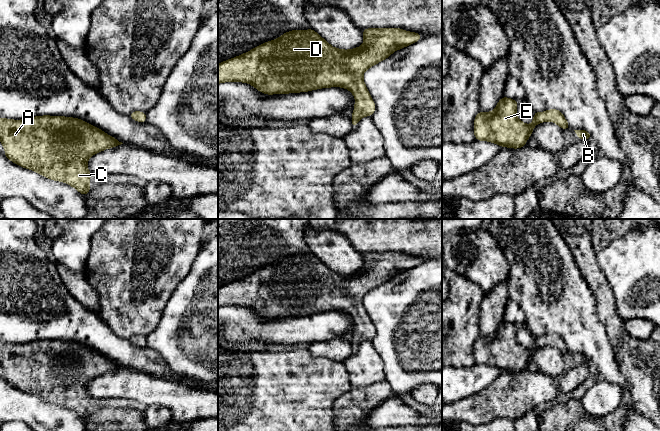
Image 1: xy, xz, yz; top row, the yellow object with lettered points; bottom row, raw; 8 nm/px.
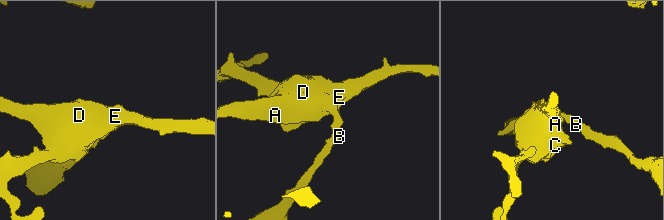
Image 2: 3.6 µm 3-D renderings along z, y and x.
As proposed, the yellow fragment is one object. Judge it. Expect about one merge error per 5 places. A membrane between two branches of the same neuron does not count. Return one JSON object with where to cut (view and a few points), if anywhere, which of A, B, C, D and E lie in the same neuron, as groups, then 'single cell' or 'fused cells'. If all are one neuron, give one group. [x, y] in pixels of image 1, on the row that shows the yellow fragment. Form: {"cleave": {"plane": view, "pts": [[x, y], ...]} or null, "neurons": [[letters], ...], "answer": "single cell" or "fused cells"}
{"cleave": null, "neurons": [["A", "B", "C", "D", "E"]], "answer": "single cell"}

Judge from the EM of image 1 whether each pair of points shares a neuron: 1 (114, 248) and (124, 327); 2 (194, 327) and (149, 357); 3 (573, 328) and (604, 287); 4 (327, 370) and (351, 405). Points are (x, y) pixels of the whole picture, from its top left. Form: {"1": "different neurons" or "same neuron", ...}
{"1": "same neuron", "2": "different neurons", "3": "different neurons", "4": "different neurons"}

